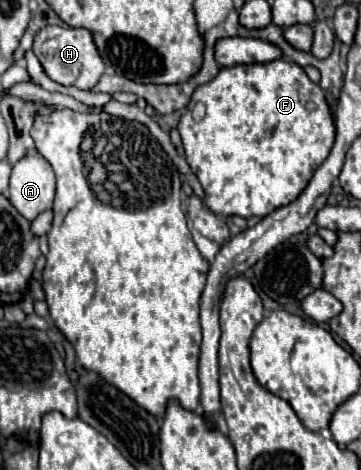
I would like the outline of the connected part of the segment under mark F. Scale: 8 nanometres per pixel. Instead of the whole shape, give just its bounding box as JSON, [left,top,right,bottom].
[178,59,336,219]

